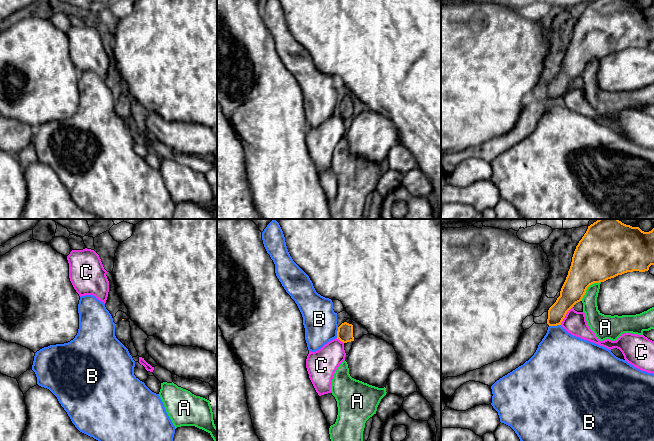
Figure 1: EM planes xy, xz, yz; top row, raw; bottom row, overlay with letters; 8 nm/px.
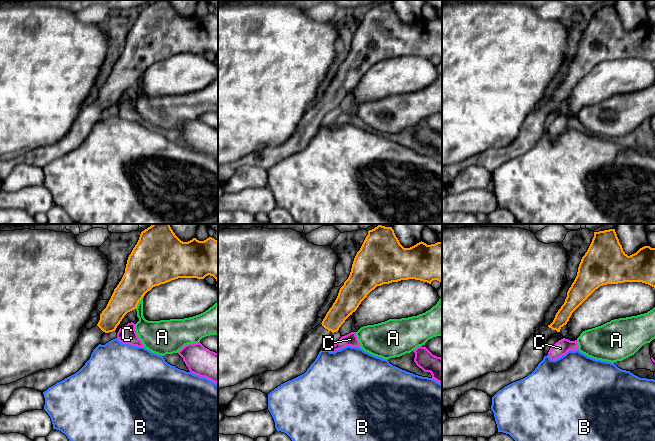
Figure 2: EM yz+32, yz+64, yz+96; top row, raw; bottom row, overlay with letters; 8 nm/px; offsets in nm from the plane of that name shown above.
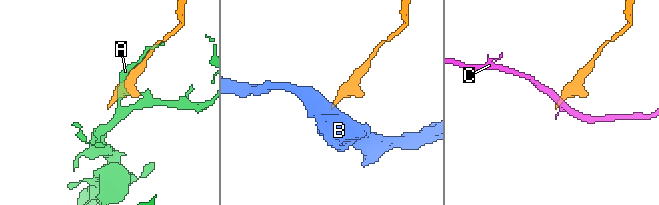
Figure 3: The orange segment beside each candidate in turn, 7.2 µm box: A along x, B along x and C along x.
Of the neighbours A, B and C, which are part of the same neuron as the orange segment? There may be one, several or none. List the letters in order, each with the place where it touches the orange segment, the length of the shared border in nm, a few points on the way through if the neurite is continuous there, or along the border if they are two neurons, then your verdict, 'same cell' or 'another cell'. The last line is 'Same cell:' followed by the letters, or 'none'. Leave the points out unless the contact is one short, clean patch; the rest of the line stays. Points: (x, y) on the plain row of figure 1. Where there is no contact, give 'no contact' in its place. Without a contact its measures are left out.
A: meets orange in yz at (587, 63); contact 220 nm long; another cell
B: meets orange in yz at (554, 101); contact 100 nm long; border along yz (560, 100), (549, 102); another cell
C: meets orange in yz at (565, 91); contact 180 nm long; border along yz (572, 82), (560, 100); another cell
Same cell: none

